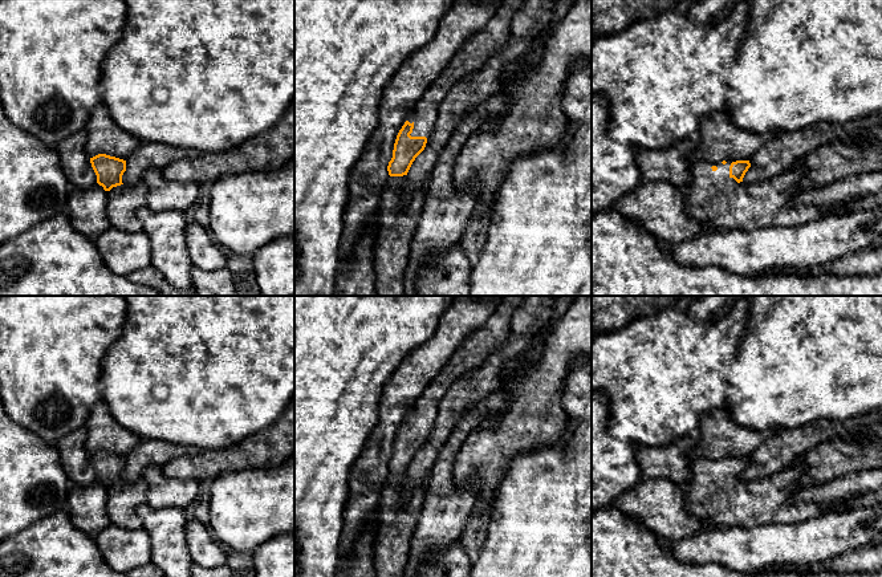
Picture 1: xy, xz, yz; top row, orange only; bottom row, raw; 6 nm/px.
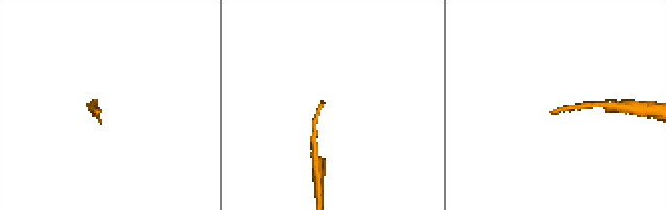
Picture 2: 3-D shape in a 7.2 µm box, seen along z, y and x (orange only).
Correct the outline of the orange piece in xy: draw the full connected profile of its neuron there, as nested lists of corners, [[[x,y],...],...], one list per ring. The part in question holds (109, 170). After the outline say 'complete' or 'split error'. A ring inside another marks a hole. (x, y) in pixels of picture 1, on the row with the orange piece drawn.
[[[98,154],[90,158],[90,163],[97,175],[97,183],[107,194],[106,214],[110,225],[121,231],[142,231],[137,211],[146,206],[147,186],[143,182],[131,186],[122,183],[122,175],[126,171],[123,159]]] | split error

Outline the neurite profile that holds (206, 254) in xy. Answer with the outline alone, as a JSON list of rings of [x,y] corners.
[[[191,218],[184,231],[192,265],[203,271],[218,271],[227,267],[224,248],[221,248],[211,233]]]

